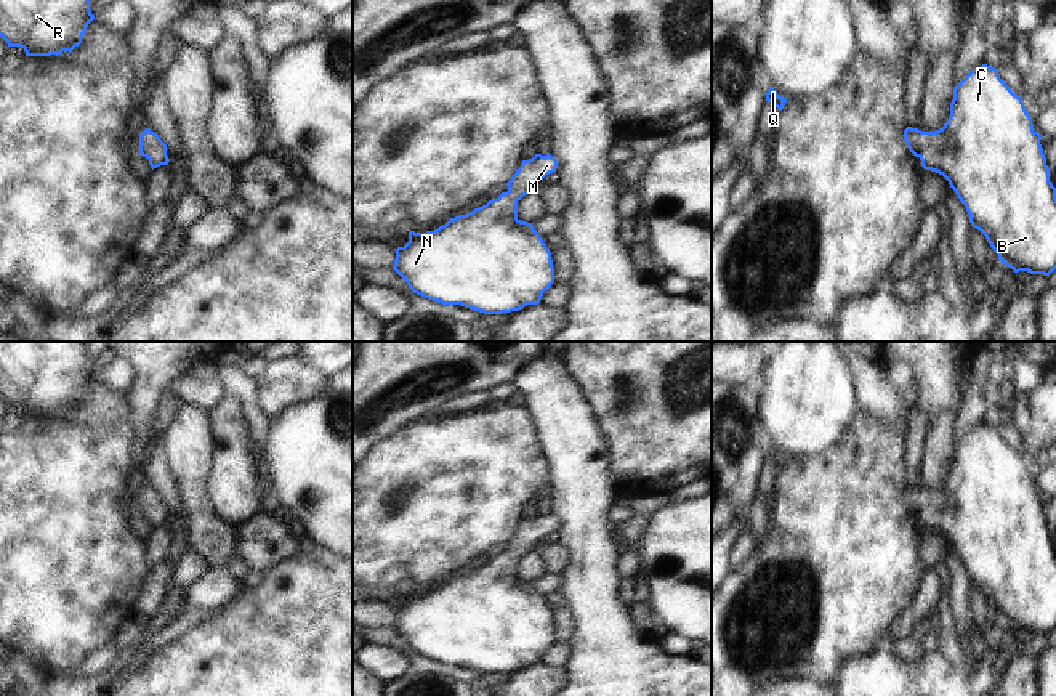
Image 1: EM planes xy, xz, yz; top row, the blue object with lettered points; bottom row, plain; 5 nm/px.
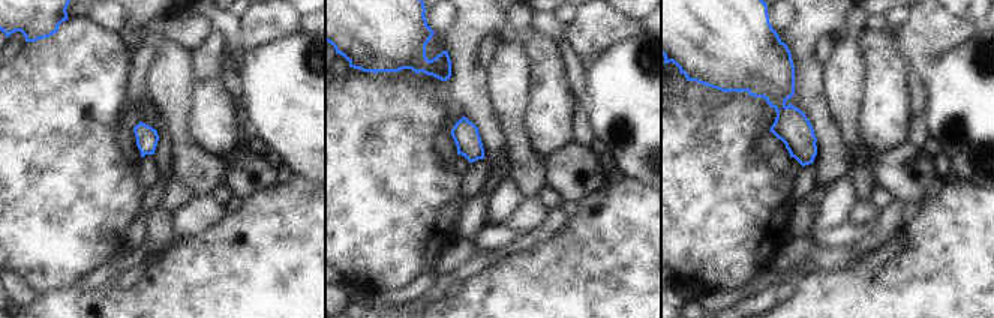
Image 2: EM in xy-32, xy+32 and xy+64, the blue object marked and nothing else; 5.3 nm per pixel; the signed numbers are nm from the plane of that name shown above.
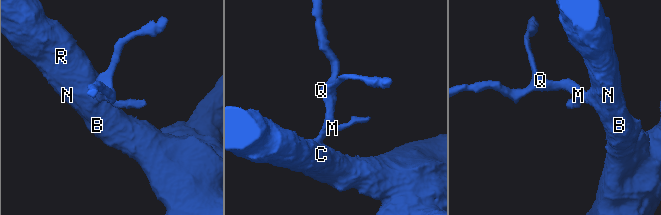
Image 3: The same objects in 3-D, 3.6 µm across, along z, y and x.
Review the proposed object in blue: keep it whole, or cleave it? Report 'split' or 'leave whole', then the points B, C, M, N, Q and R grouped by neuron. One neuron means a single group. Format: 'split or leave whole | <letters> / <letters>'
leave whole | B C M N Q R

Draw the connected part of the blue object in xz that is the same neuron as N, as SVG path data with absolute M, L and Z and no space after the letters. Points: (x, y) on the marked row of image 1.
M535 154L522 160L506 183L508 191L466 215L450 218L434 231L409 231L409 242L396 249L393 269L409 289L442 305L461 305L484 313L502 314L538 305L543 292L554 282L551 252L532 223L518 218L518 202L534 191L546 175L554 173L558 160Z

